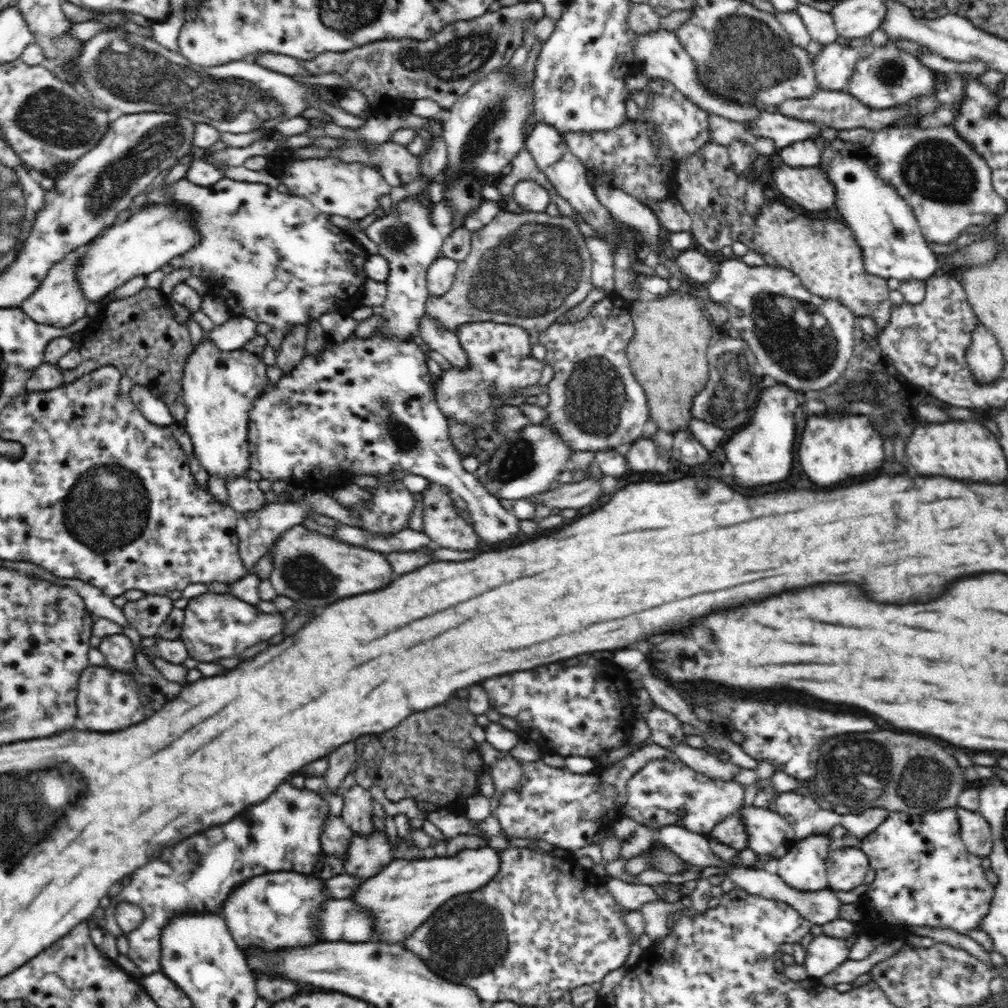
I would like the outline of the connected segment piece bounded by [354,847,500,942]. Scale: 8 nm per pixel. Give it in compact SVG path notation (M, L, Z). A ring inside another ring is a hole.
M492 848L465 849L452 857L430 859L396 859L389 862L378 874L365 879L354 892L356 904L366 908L376 918L376 938L400 942L445 902L484 888L500 870L500 856Z

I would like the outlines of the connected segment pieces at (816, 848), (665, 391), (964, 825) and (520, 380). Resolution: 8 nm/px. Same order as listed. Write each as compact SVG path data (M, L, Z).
M829 835L802 839L788 854L778 859L777 874L792 888L817 891L828 888L827 858L836 846Z
M672 292L653 302L637 301L632 304L629 311L635 327L635 334L632 341L628 342L627 358L635 379L647 396L649 417L652 422L655 422L657 429L662 429L666 433L674 434L674 432L678 433L688 428L688 422L692 419L690 416L692 398L708 382L706 350L708 350L712 336L712 324L704 316L704 312L700 309L701 305L700 300L694 294L679 295Z
M958 807L960 835L970 854L980 858L992 853L993 837L991 828L979 813L970 812Z
M474 321L463 325L456 334L469 359L469 366L464 371L452 367L437 378L434 382L436 402L447 419L475 428L477 443L474 452L486 450L492 456L506 440L506 435L498 433L496 422L493 422L497 410L506 404L502 399L492 399L489 394L501 394L506 398L518 396L519 390L537 384L546 363L532 357L530 334L519 325Z

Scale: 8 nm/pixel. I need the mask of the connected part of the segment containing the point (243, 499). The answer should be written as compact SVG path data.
M244 475L230 478L225 487L229 496L228 504L237 512L238 516L250 510L260 510L264 504L269 503L264 491L258 487L258 483Z

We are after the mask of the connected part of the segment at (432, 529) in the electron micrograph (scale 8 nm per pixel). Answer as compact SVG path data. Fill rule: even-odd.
M428 482L426 488L421 492L424 506L423 531L430 537L430 540L435 542L435 546L450 548L450 550L462 550L462 552L476 550L479 537L467 517L454 506L455 497L451 492L445 486L440 486L437 482Z

